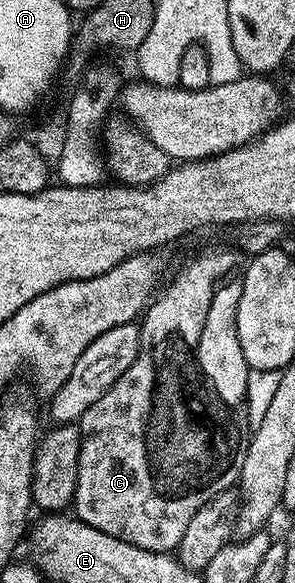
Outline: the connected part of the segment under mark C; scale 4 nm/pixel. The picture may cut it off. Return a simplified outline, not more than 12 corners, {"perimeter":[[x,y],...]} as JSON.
{"perimeter":[[241,254],[194,258],[83,413],[75,516],[167,554],[240,479]]}

